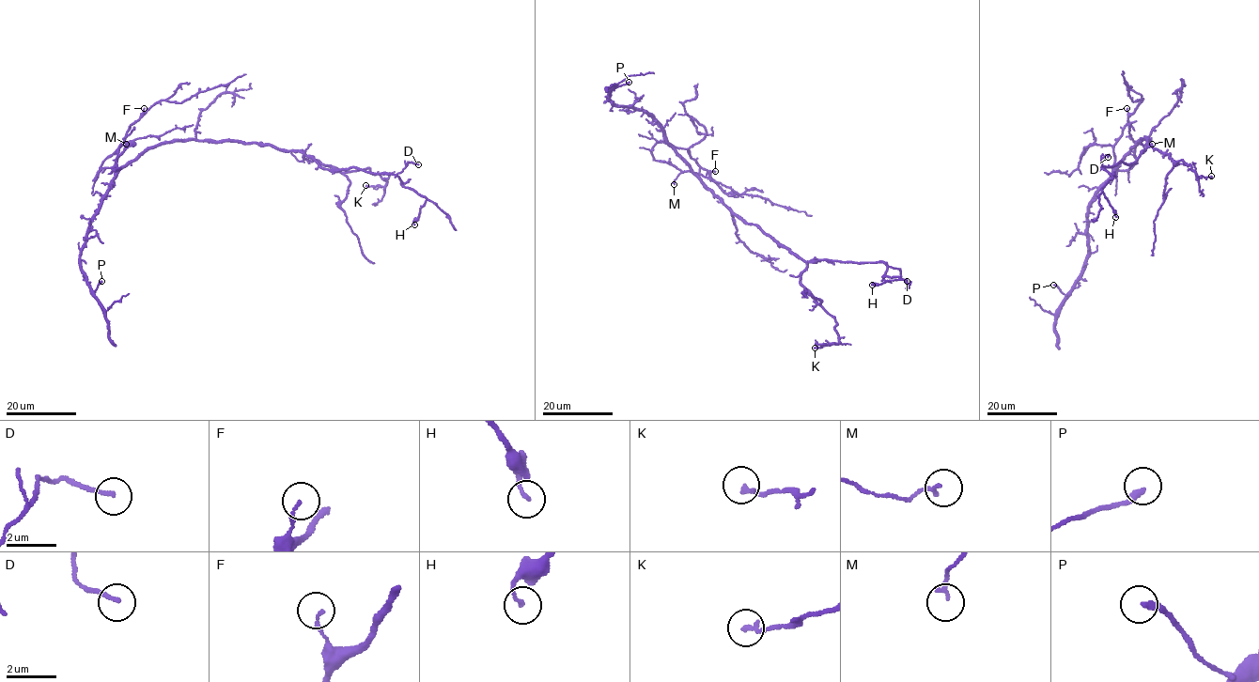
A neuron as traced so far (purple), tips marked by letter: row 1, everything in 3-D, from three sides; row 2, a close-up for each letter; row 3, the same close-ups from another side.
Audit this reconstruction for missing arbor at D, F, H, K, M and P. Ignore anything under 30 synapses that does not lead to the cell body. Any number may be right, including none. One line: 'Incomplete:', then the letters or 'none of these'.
Incomplete: none of these

